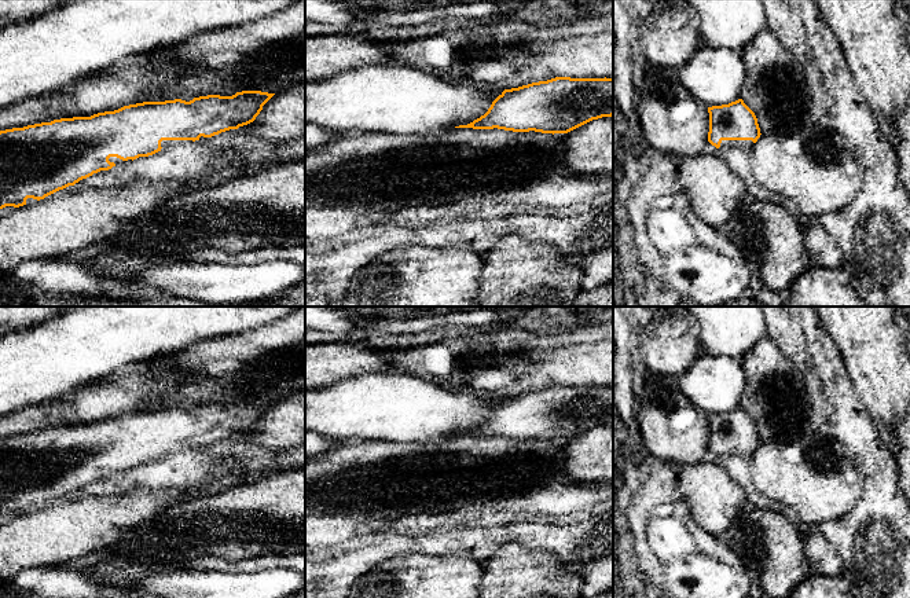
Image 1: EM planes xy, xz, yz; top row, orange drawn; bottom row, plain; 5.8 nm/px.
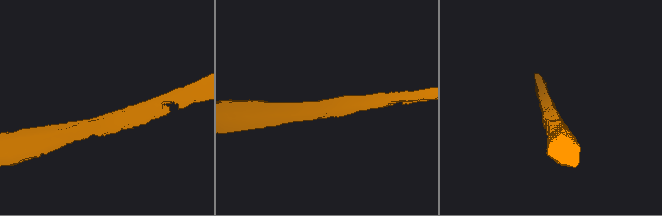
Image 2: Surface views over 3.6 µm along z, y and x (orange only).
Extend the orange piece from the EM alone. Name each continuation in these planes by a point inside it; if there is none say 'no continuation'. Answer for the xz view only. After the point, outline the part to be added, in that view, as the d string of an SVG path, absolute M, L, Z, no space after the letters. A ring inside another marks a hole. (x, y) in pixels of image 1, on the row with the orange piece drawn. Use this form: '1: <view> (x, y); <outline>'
no continuation

